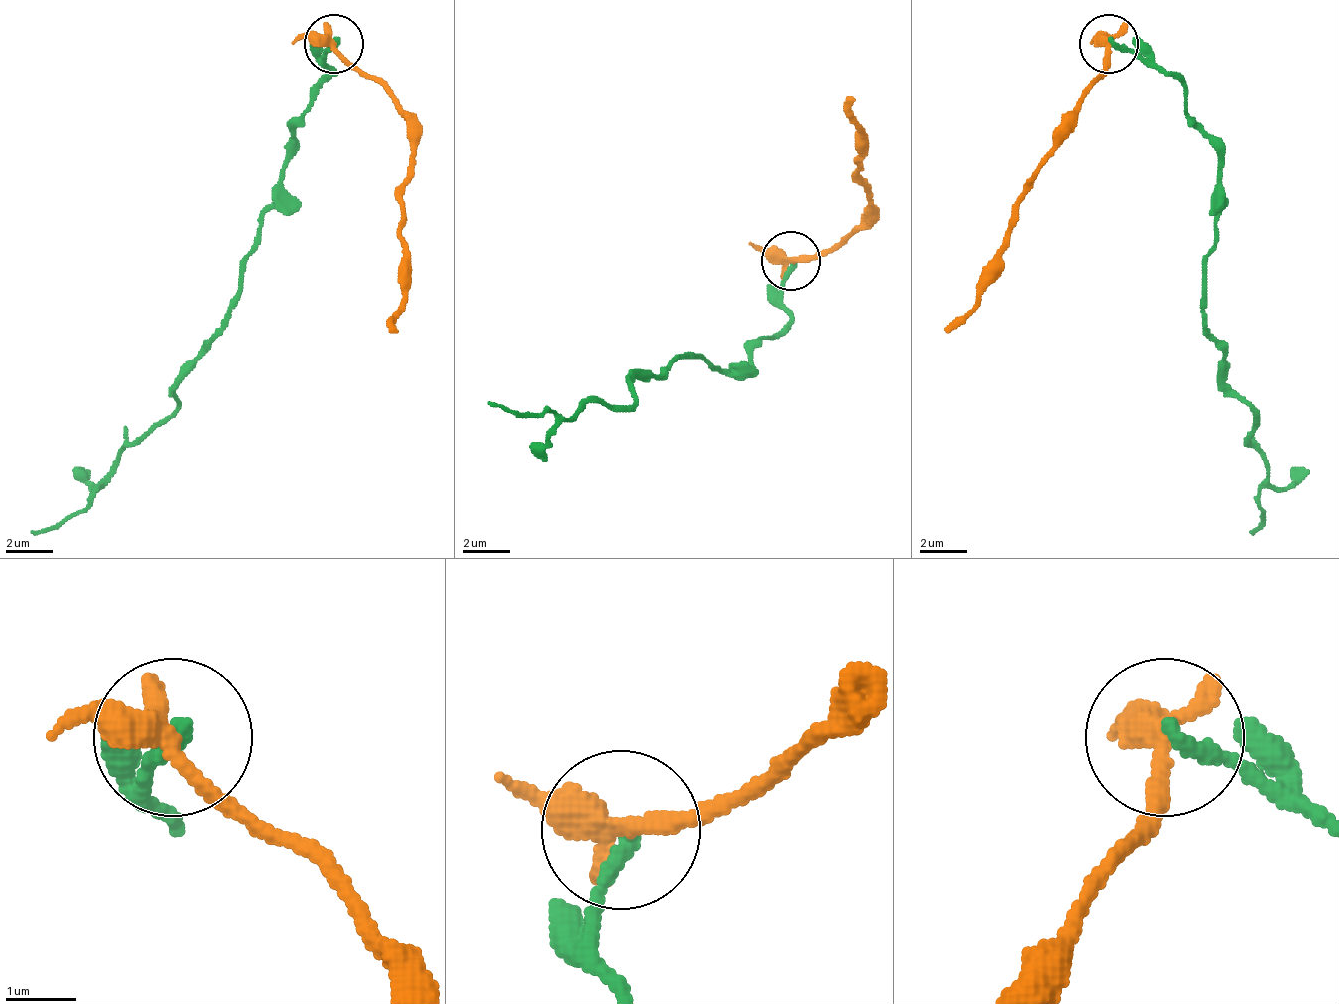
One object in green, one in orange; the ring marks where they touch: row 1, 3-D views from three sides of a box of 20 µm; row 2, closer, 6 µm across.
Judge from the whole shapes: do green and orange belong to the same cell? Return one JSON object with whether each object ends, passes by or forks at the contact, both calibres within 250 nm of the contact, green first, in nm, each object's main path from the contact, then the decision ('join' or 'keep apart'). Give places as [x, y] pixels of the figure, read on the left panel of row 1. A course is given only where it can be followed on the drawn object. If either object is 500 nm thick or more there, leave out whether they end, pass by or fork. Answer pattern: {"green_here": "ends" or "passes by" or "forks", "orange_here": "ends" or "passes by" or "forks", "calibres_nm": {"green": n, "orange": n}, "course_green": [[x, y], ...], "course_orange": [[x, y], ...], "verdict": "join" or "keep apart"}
{"green_here": "ends", "orange_here": "passes by", "calibres_nm": {"green": 240, "orange": 360}, "course_green": [[332, 42], [332, 71], [285, 153], [232, 318], [114, 477], [32, 536]], "course_orange": [[332, 42], [367, 71], [408, 124], [403, 206], [403, 271], [391, 330]], "verdict": "keep apart"}

